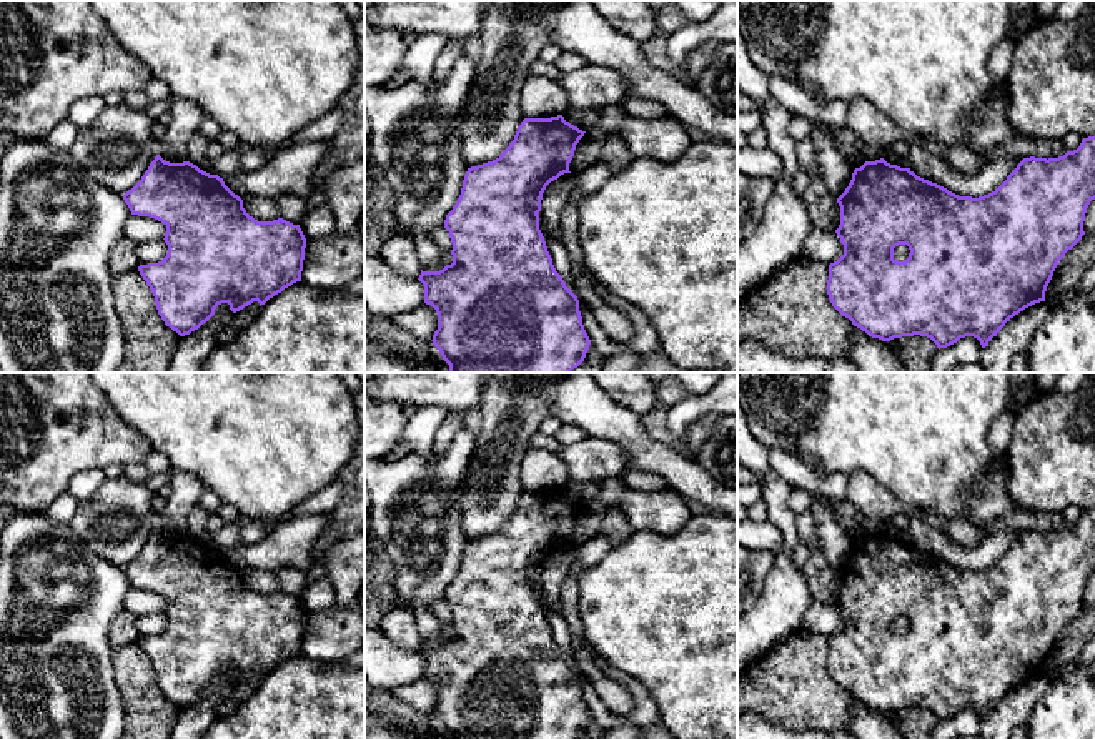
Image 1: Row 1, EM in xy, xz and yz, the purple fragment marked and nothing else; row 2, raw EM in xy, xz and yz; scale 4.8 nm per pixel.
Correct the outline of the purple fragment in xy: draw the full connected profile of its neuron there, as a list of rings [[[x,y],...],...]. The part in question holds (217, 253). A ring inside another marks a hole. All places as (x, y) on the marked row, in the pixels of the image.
[[[156,155],[123,200],[131,215],[150,216],[166,226],[166,256],[158,263],[140,265],[138,271],[155,296],[158,315],[180,336],[198,330],[221,303],[228,303],[233,313],[253,301],[261,306],[301,281],[306,238],[300,225],[283,218],[255,220],[223,178],[190,161],[170,163]]]

